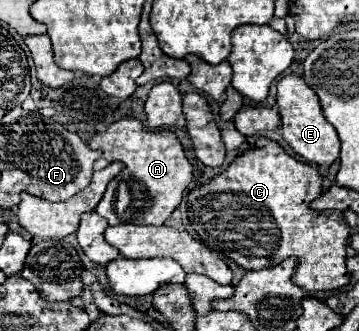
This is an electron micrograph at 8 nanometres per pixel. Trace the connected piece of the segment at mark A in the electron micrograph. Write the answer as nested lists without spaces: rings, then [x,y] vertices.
[[[125,117],[107,127],[105,133],[97,133],[89,147],[101,151],[107,163],[121,161],[125,169],[107,185],[103,199],[95,213],[105,217],[109,225],[135,223],[135,225],[163,225],[173,209],[181,203],[183,191],[191,183],[193,167],[187,161],[183,147],[171,131],[145,131],[141,121]]]

